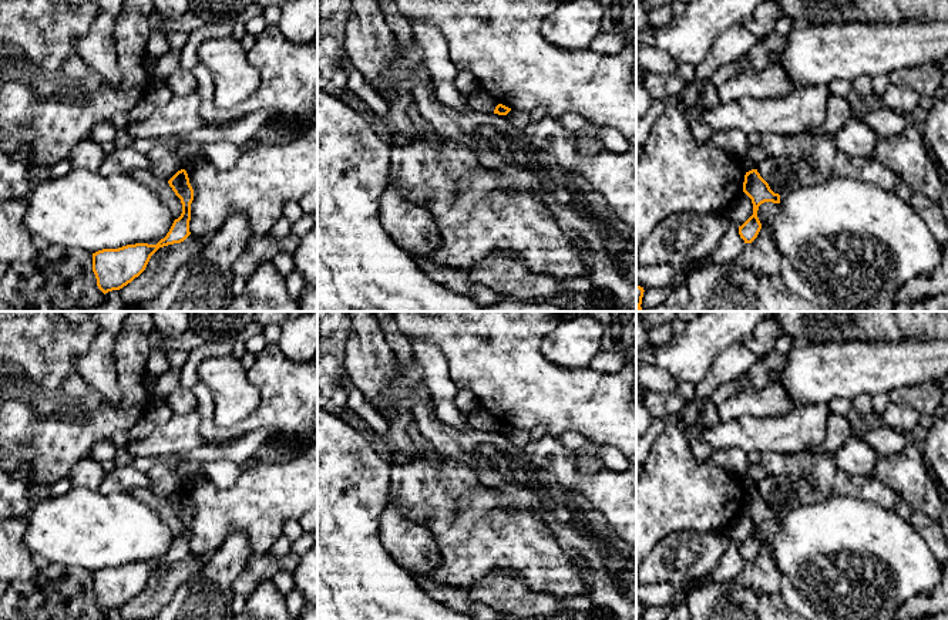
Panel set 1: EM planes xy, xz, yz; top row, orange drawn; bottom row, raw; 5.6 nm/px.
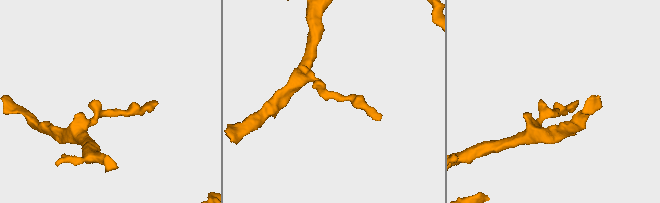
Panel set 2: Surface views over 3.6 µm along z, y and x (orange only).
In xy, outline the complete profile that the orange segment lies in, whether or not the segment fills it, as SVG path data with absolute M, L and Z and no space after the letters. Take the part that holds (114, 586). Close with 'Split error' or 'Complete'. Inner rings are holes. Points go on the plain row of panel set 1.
M178 489L168 502L181 518L182 532L174 539L164 557L157 563L135 562L118 567L102 567L93 572L93 590L97 597L97 604L104 613L112 609L120 609L138 596L145 589L151 574L159 566L181 562L191 553L189 539L194 508L189 502L186 489Z. Complete

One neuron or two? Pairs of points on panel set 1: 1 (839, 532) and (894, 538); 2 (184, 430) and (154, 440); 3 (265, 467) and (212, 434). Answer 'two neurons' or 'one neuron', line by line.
1: one neuron
2: one neuron
3: two neurons

